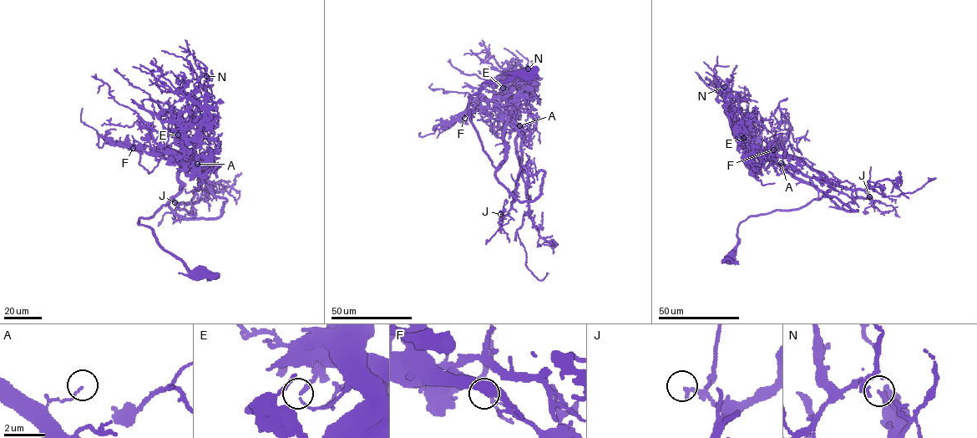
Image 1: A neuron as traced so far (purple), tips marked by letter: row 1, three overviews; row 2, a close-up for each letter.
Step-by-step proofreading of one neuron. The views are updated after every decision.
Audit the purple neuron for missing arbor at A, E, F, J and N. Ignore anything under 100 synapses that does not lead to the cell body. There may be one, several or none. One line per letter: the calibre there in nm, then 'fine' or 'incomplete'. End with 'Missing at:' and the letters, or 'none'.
A: 100 nm | fine
E: 200 nm | fine
F: 220 nm | fine
J: 160 nm | fine
N: 140 nm | fine
Missing at: none

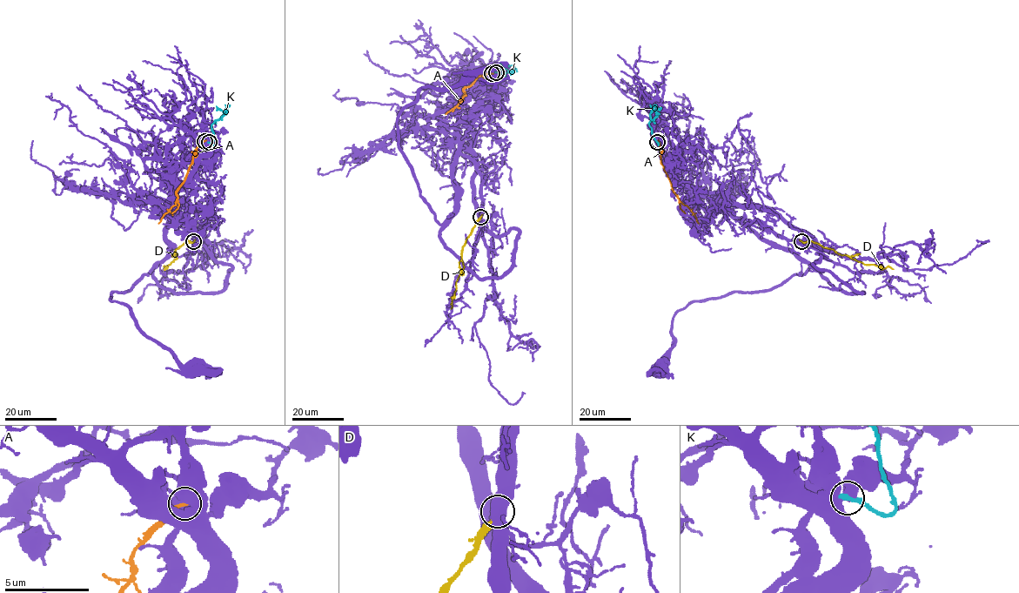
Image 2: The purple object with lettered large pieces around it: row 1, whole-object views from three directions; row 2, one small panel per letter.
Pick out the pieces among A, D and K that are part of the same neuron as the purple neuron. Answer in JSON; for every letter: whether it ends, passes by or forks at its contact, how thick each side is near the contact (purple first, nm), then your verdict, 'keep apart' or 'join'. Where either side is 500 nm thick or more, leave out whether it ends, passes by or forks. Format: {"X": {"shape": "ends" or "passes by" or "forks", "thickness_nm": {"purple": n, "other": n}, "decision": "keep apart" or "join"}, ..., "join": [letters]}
{"A": {"thickness_nm": {"purple": 650, "other": 280}, "decision": "keep apart"}, "D": {"thickness_nm": {"purple": 550, "other": 360}, "decision": "keep apart"}, "K": {"thickness_nm": {"purple": 550, "other": 320}, "decision": "join"}, "join": ["K"]}

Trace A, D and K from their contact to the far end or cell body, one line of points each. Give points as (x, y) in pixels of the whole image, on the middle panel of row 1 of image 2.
A: (492, 73), (479, 76), (465, 87), (463, 99), (445, 114)
D: (480, 217), (463, 246), (464, 267), (456, 282), (451, 308)
K: (496, 71), (503, 73), (499, 64), (508, 71), (512, 70), (512, 65), (508, 67)

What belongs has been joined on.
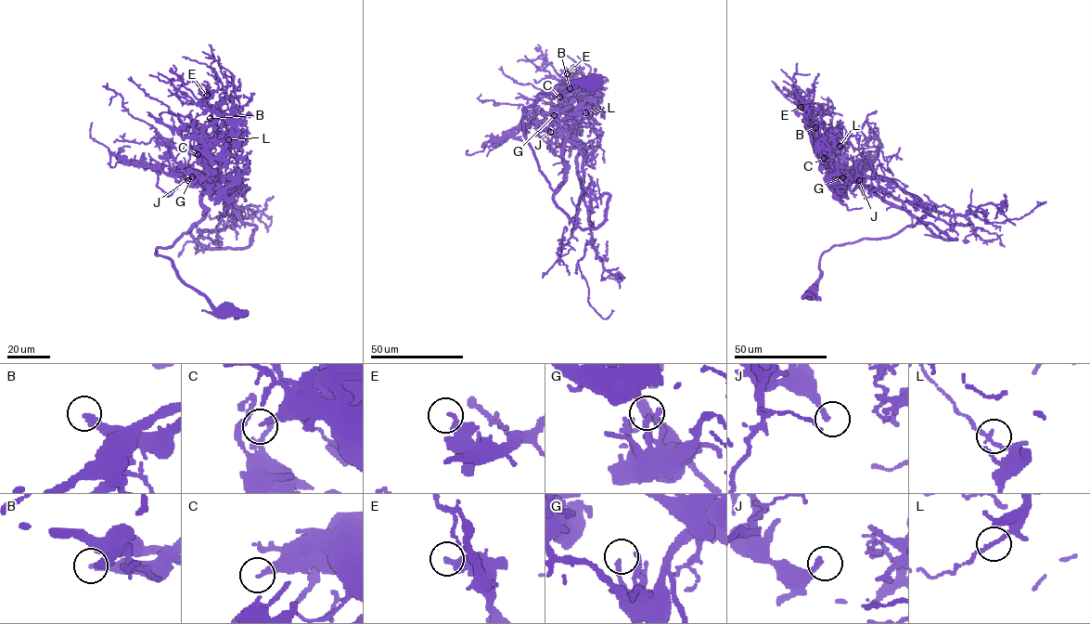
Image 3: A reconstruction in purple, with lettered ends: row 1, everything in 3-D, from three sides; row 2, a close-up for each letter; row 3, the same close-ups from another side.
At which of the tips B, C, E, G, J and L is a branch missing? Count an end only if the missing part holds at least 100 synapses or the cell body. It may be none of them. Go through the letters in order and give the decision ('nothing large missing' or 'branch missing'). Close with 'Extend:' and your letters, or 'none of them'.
B: branch missing
C: nothing large missing
E: nothing large missing
G: nothing large missing
J: nothing large missing
L: nothing large missing
Extend: B

